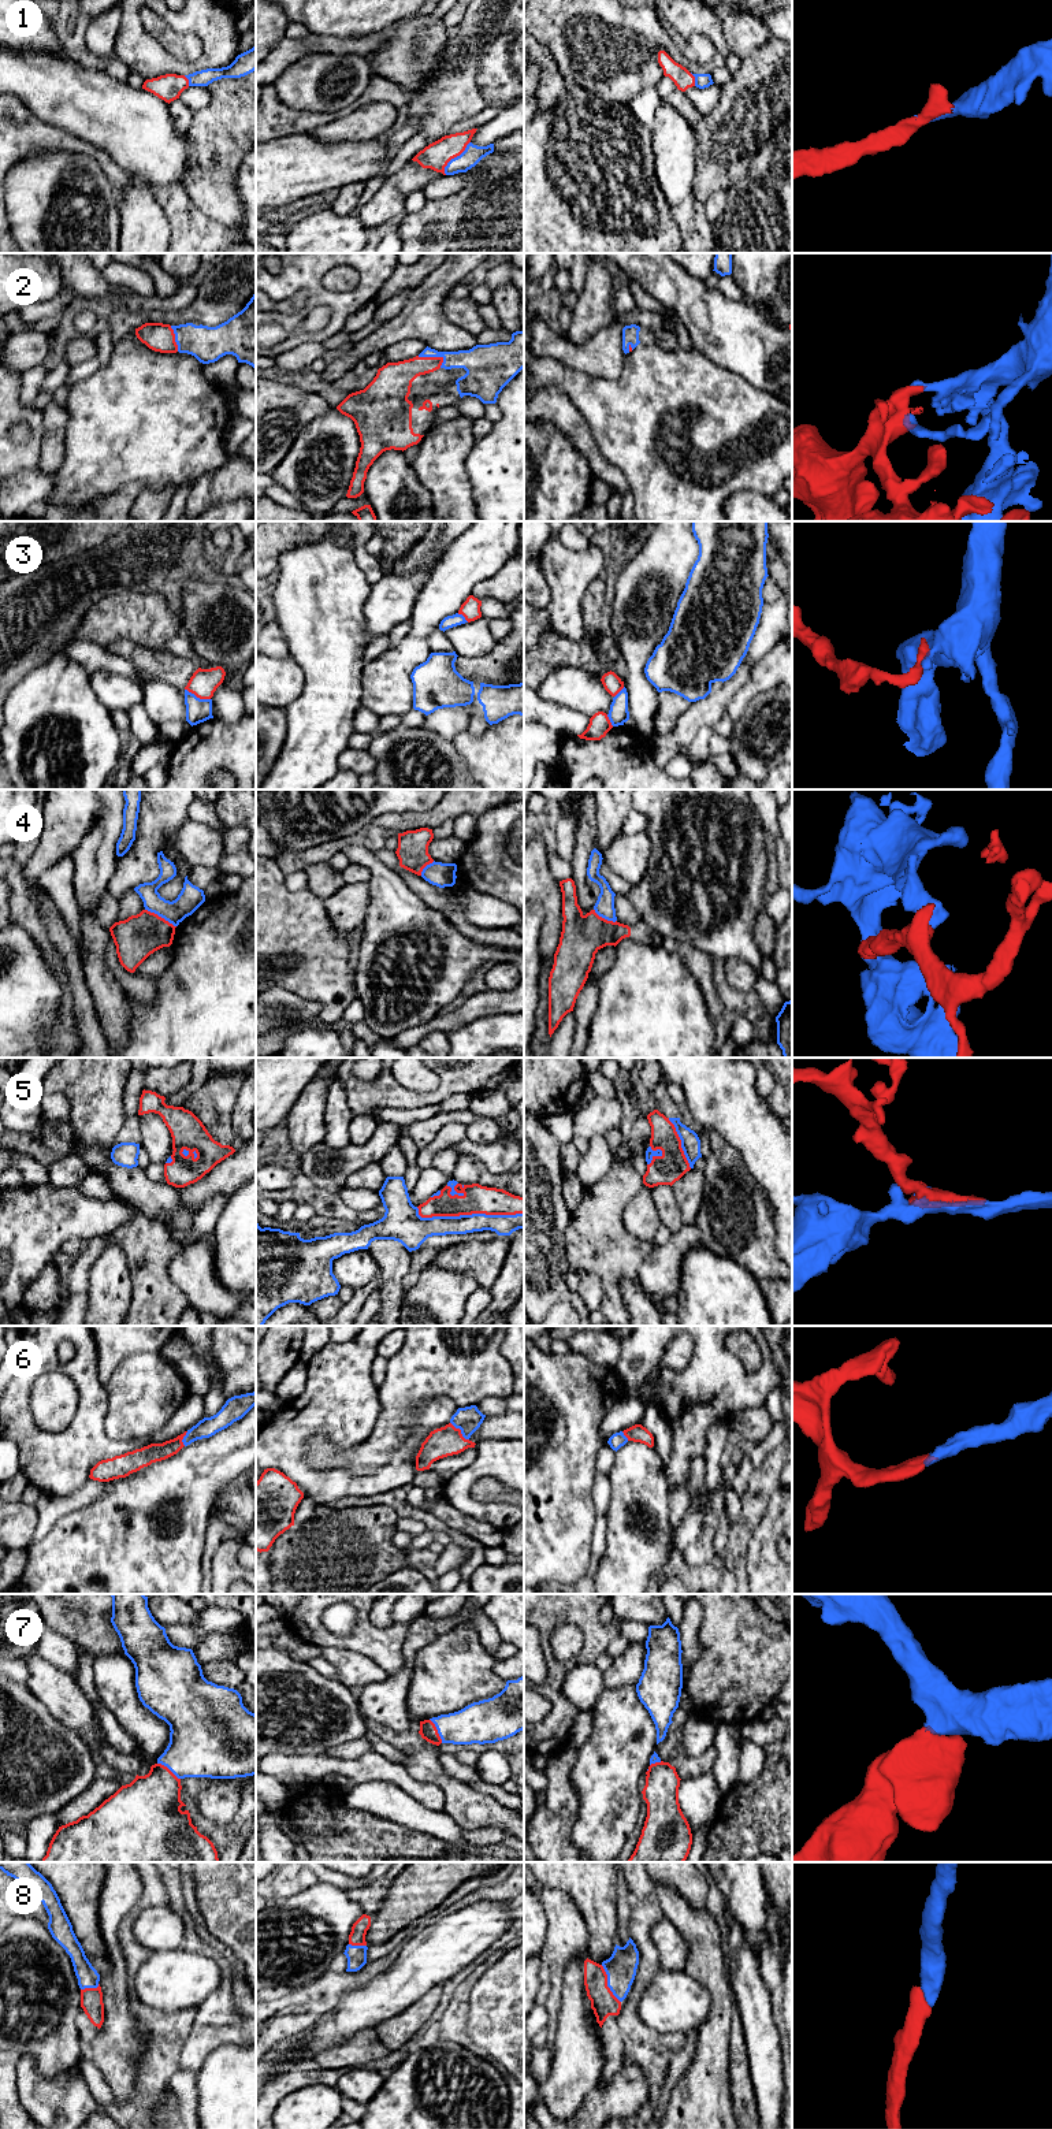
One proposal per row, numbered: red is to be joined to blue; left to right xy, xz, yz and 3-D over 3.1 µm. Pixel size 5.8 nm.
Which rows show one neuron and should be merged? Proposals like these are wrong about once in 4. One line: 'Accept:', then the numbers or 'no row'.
Accept: 1, 2, 5, 6, 7, 8

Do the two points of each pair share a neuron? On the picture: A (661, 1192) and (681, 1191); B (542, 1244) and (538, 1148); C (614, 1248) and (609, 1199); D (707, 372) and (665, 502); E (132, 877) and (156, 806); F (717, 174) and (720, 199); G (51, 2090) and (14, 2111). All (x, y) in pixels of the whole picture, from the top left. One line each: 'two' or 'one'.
A: two
B: one
C: one
D: one
E: one
F: two
G: two

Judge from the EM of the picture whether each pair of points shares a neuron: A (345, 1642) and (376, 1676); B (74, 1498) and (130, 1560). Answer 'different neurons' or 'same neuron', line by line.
A: different neurons
B: different neurons

